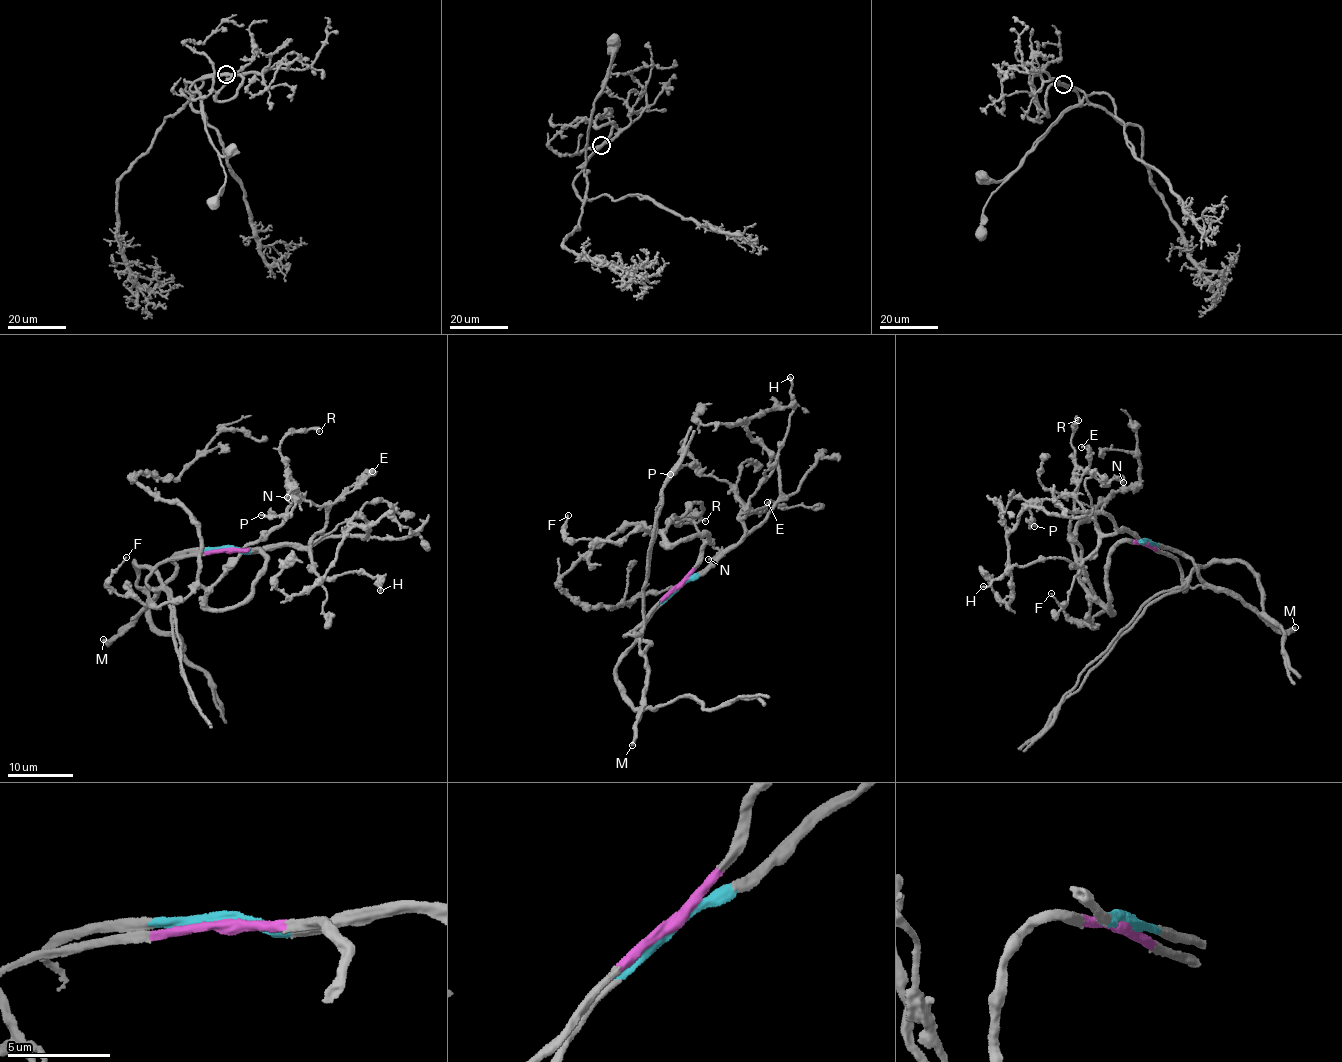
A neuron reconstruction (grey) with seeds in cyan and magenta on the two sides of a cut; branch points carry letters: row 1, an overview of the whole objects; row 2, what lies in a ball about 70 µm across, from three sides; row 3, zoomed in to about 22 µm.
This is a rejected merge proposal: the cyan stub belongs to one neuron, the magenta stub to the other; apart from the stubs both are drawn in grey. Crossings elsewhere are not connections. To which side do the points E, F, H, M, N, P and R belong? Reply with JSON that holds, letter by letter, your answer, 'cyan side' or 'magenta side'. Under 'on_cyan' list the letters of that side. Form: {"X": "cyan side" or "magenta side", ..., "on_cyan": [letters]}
{"E": "cyan side", "F": "magenta side", "H": "cyan side", "M": "cyan side", "N": "magenta side", "P": "cyan side", "R": "magenta side", "on_cyan": ["E", "H", "M", "P"]}

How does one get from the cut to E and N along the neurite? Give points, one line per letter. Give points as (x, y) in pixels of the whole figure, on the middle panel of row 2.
E: (678, 586), (702, 576), (744, 534), (745, 515), (739, 501), (760, 513), (766, 502)
N: (678, 586), (709, 536), (662, 533), (691, 504), (719, 551), (709, 559)

